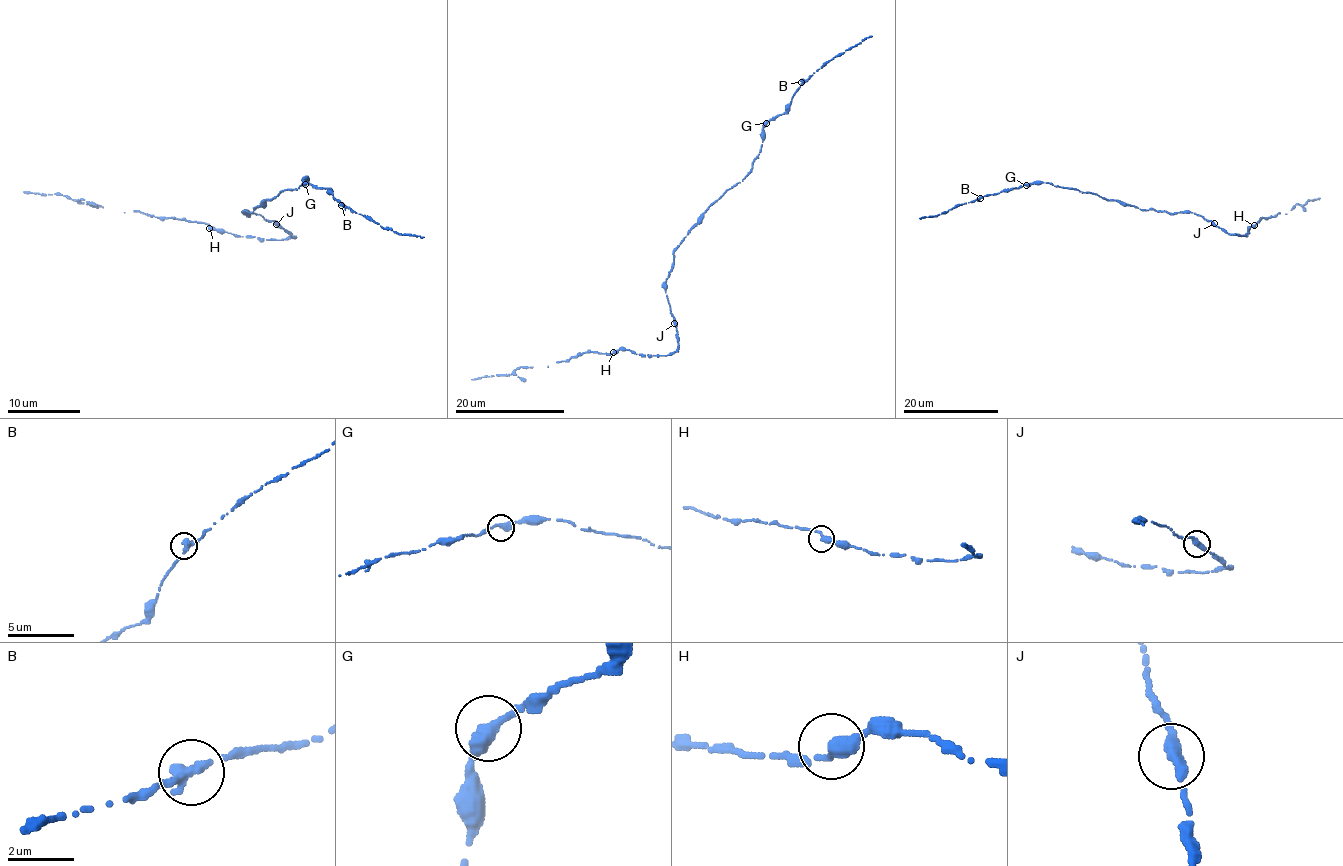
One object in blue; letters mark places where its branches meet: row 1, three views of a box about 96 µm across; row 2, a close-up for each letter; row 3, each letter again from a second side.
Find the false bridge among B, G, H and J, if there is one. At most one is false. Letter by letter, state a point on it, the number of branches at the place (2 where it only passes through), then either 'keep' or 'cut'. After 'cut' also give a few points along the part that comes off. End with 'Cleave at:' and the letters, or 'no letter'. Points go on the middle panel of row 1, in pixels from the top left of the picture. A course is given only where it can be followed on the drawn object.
B: place (801, 82); branches 2; keep
G: place (766, 123); branches 2; keep
H: place (613, 352); branches 2; keep
J: place (674, 323); branches 2; keep
Cleave at: no letter

